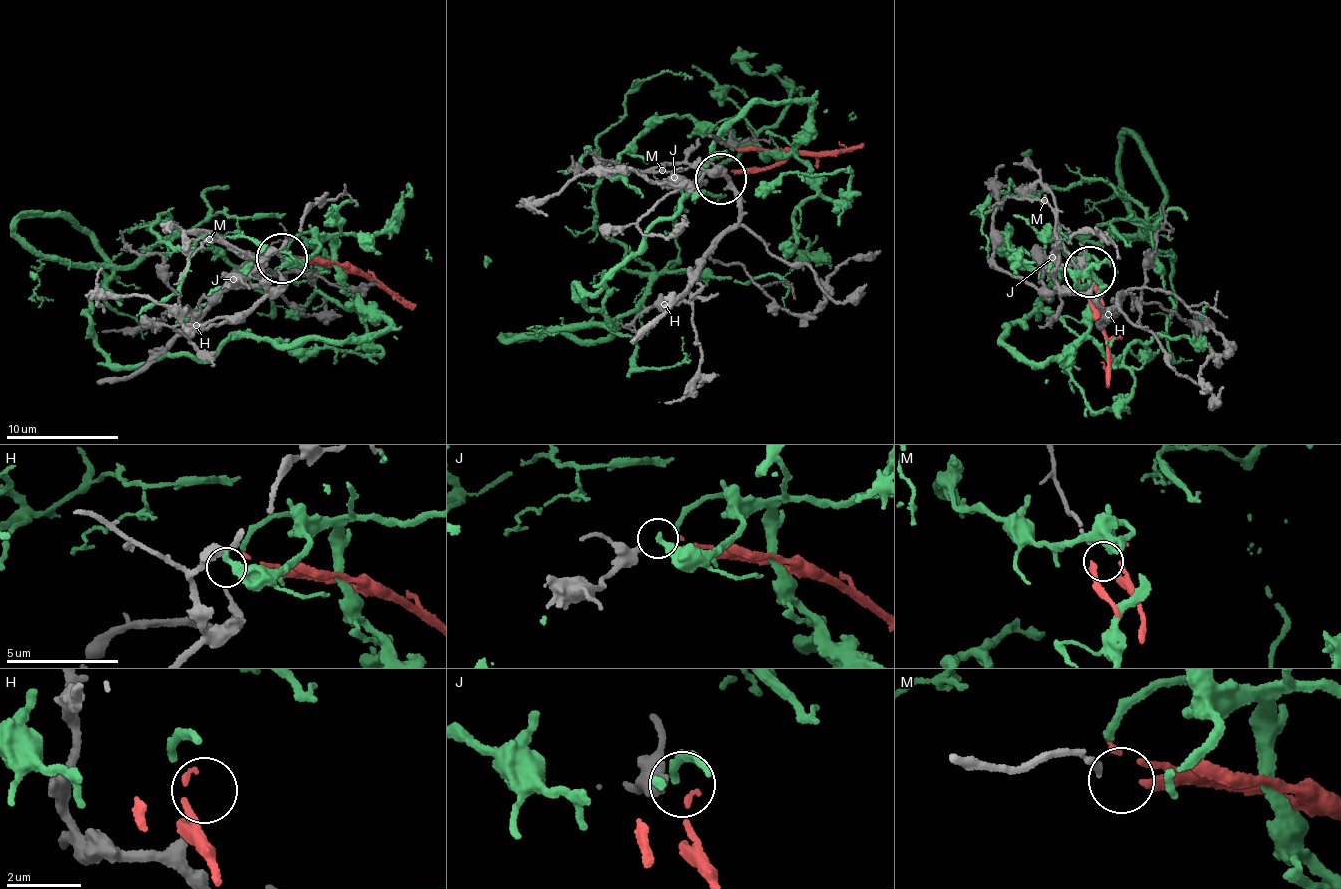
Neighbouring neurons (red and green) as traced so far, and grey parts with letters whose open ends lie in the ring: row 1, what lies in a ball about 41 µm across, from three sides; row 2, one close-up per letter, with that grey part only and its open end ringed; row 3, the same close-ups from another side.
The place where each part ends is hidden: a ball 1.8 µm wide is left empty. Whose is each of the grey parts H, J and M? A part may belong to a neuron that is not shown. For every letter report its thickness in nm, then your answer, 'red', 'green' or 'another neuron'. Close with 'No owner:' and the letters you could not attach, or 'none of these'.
H: 220 nm thick; another neuron
J: 320 nm thick; green
M: 160 nm thick; another neuron
No owner: H, M

